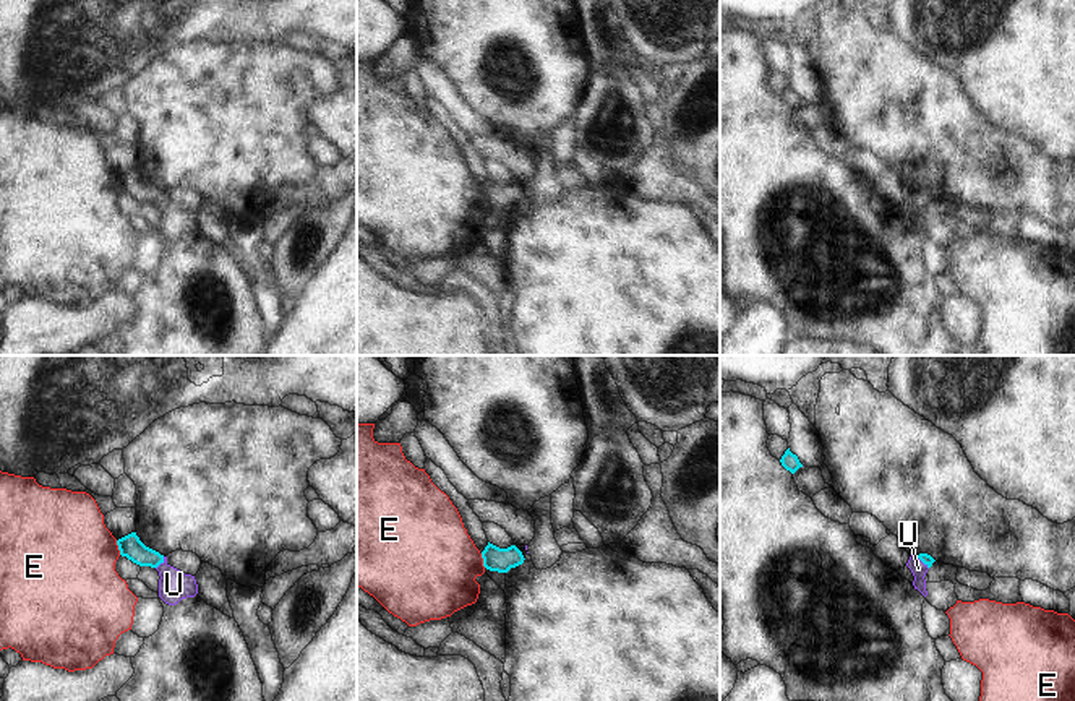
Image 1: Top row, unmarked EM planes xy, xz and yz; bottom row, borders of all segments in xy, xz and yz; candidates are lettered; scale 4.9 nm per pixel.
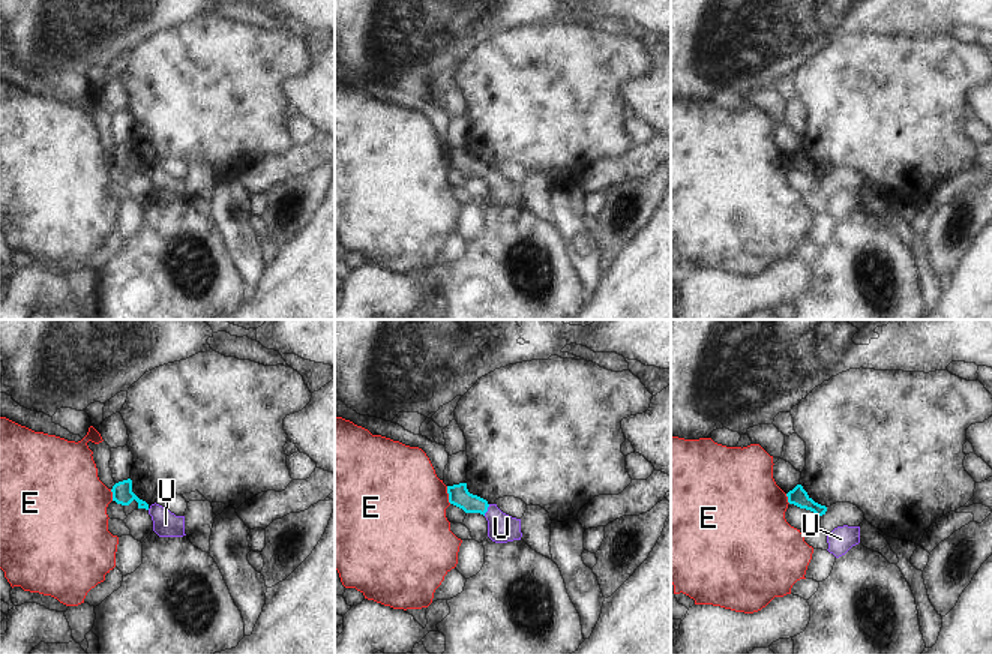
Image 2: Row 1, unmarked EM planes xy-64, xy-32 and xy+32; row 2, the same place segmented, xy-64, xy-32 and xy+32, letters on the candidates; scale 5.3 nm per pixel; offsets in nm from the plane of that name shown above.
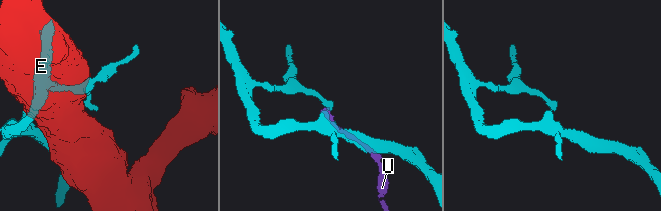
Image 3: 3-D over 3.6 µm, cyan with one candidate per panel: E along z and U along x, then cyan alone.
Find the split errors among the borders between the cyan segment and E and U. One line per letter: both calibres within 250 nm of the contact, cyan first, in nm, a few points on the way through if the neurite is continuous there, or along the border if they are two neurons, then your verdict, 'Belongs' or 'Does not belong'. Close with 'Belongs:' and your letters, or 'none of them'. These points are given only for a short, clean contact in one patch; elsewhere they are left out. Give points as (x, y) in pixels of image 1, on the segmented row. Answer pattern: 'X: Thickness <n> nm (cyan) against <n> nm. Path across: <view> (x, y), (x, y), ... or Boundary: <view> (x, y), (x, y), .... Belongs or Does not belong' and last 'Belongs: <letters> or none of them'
E: Thickness 120 nm (cyan) against 460 nm. Does not belong
U: Thickness 120 nm (cyan) against 150 nm. Path across: xy (130, 546), (141, 555), (161, 562), (174, 584). Belongs
Belongs: U

